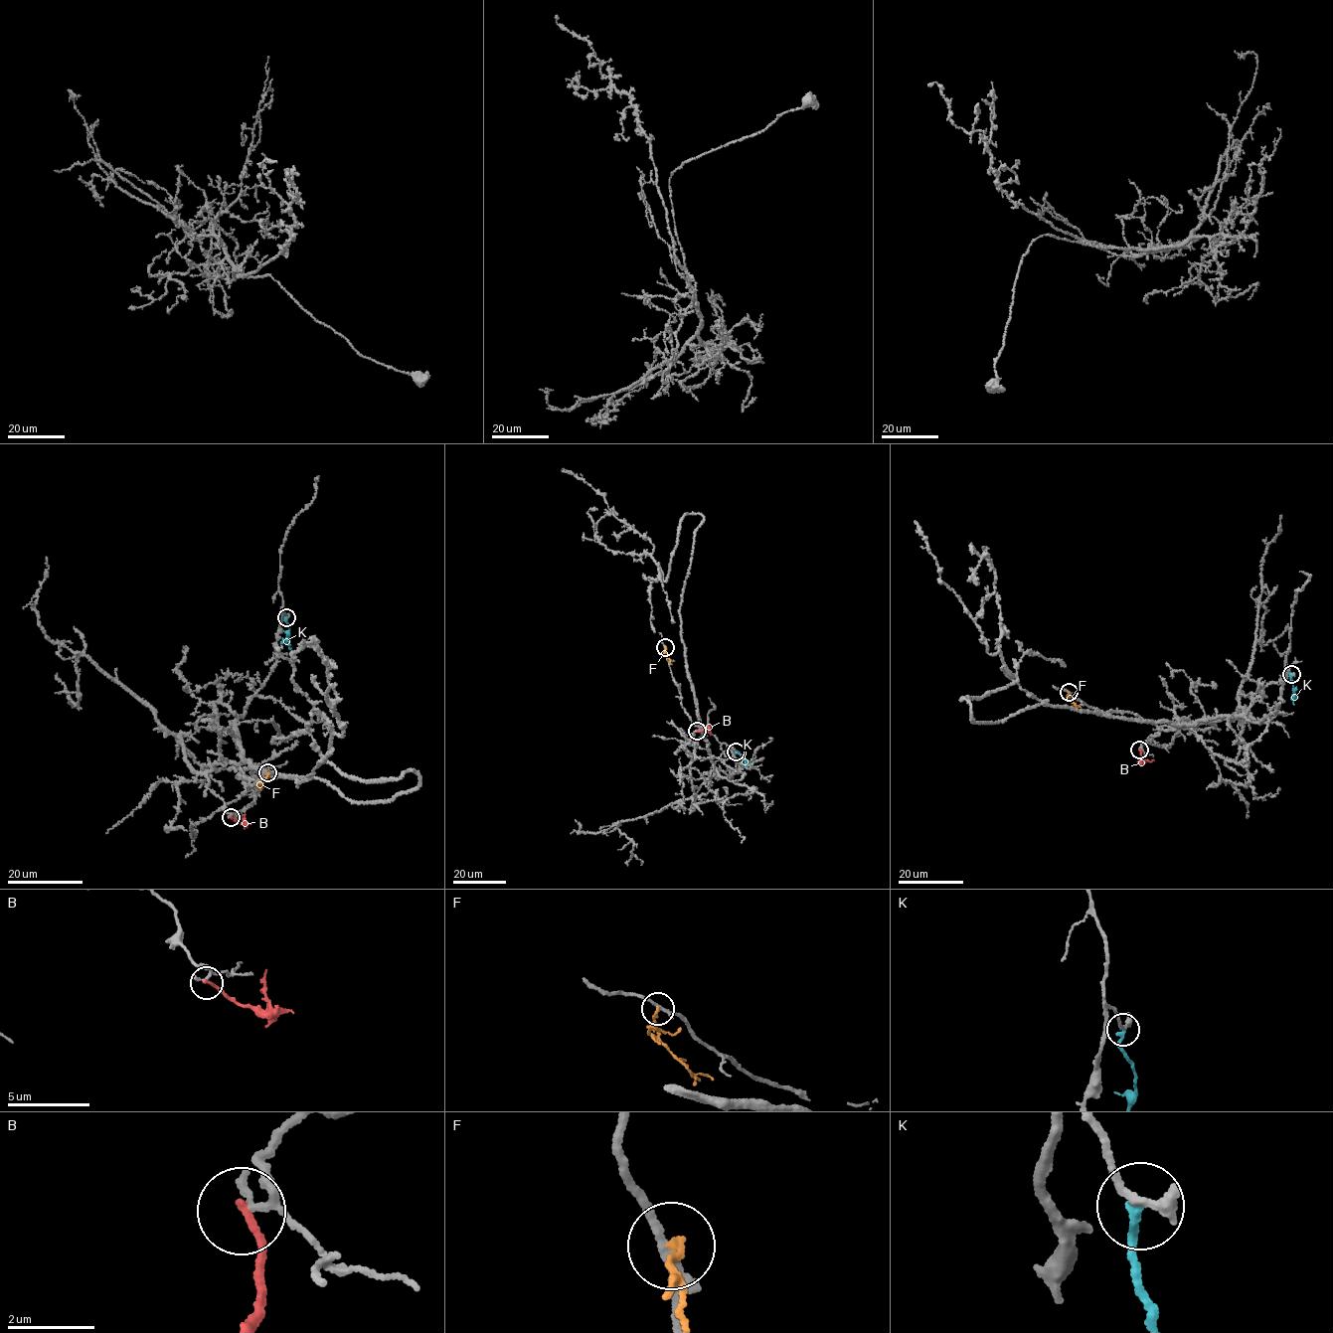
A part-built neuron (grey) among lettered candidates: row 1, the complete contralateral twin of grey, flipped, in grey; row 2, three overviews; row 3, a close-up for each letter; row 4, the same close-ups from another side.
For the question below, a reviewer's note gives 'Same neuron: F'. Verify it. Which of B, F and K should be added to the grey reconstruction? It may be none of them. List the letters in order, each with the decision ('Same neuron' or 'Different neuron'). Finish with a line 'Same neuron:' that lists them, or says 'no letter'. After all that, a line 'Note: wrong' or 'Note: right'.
B: Different neuron
F: Different neuron
K: Different neuron
Same neuron: no letter
Note: wrong

